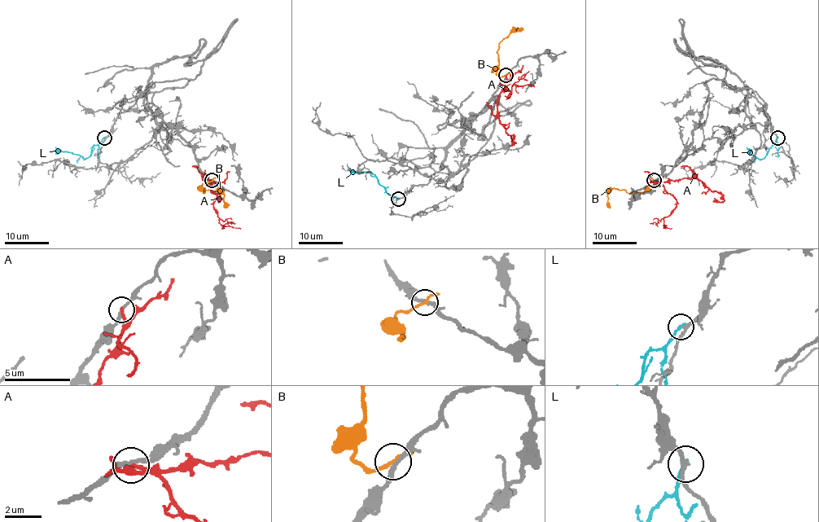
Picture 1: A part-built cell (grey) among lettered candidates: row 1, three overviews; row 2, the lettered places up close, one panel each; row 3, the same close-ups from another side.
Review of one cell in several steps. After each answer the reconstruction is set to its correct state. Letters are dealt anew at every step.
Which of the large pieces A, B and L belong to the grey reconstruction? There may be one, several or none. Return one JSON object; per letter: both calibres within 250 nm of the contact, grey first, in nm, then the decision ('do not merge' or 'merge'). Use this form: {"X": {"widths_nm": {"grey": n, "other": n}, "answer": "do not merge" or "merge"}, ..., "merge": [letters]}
{"A": {"widths_nm": {"grey": 240, "other": 220}, "answer": "do not merge"}, "B": {"widths_nm": {"grey": 240, "other": 180}, "answer": "do not merge"}, "L": {"widths_nm": {"grey": 220, "other": 170}, "answer": "do not merge"}, "merge": []}

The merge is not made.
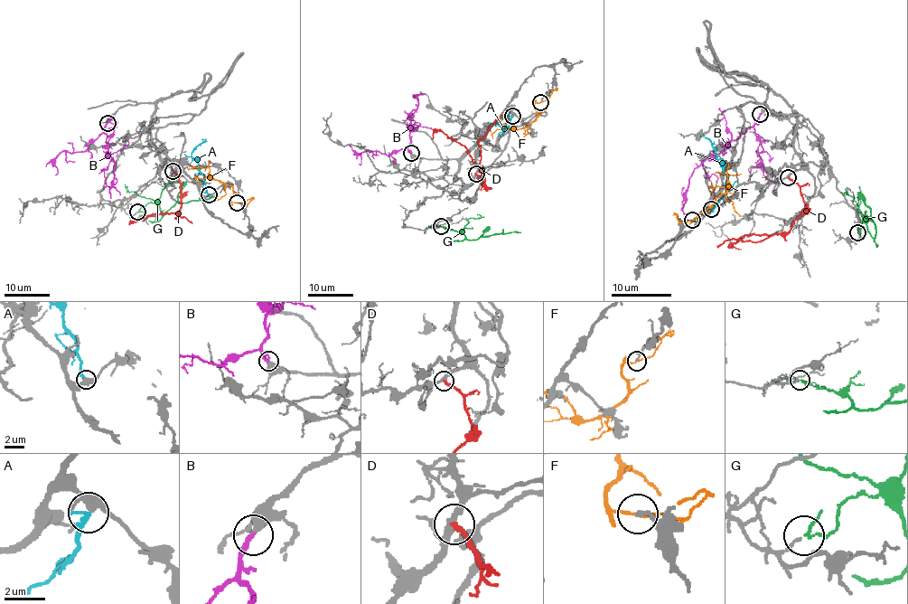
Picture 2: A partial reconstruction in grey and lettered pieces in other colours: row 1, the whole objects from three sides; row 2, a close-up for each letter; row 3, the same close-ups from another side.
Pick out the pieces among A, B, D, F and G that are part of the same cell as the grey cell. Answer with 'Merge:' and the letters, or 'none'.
Merge: B, D

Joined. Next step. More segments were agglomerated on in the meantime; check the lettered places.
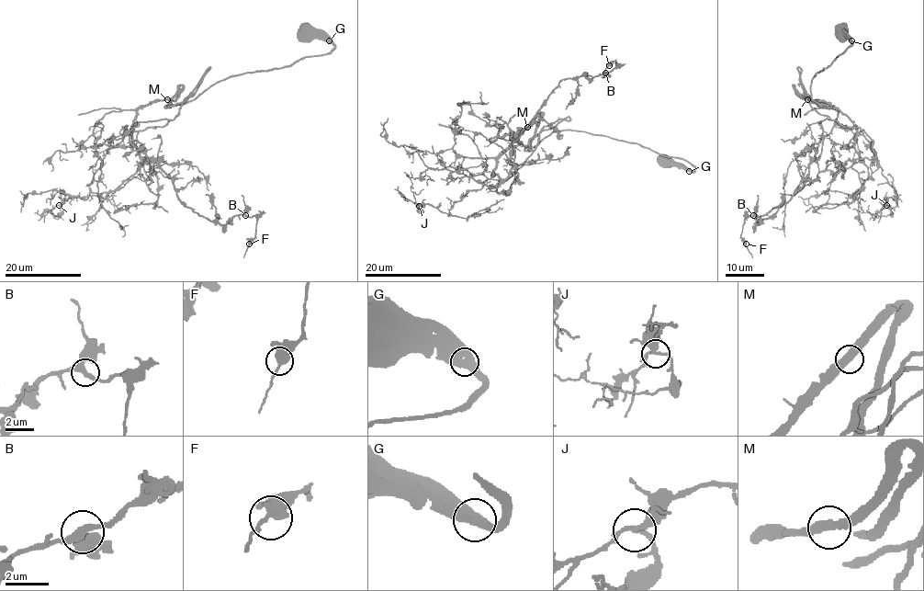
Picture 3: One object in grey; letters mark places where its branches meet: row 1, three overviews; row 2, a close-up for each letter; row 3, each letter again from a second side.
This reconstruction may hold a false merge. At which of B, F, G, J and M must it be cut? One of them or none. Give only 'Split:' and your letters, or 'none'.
Split: none

